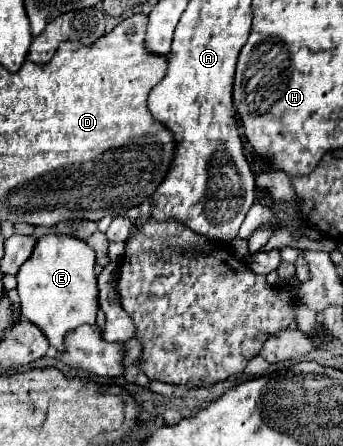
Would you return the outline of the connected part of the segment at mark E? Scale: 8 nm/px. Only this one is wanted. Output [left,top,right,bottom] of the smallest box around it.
[17,235,97,351]

